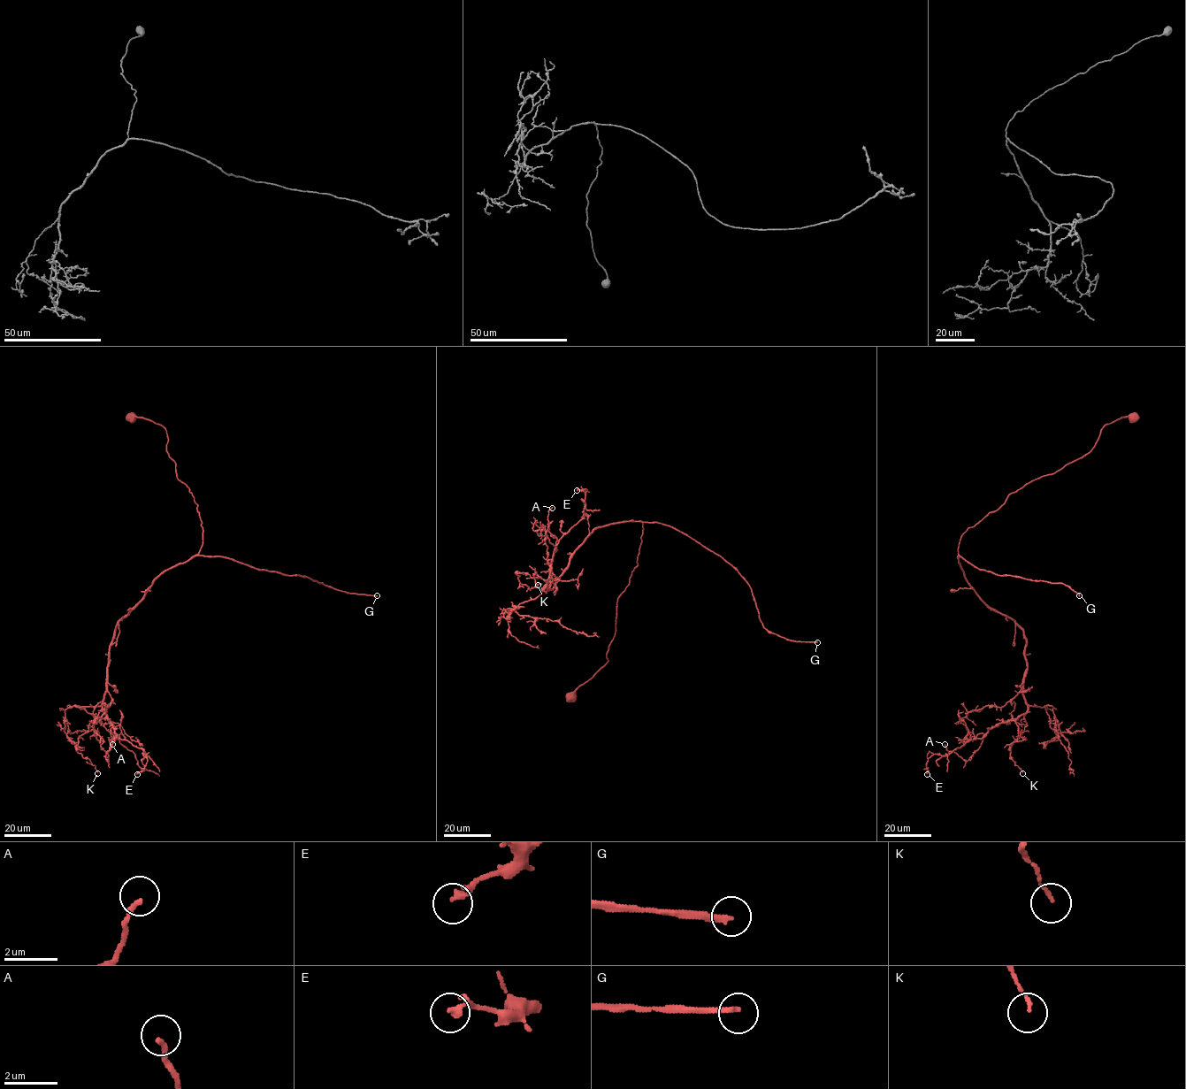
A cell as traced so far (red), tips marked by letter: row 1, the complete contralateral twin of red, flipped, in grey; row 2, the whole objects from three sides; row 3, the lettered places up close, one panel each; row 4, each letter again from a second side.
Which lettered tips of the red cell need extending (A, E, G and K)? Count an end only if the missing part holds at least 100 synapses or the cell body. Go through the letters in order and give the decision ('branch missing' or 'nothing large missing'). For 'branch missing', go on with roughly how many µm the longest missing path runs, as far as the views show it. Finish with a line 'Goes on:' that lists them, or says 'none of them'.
A: nothing large missing
E: nothing large missing
G: branch missing; missing 110 µm
K: nothing large missing
Goes on: G

